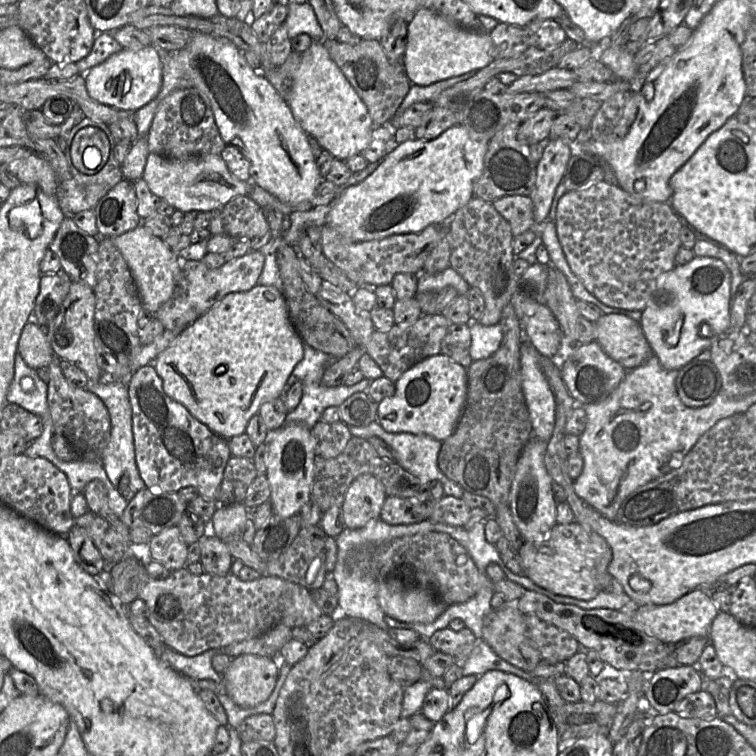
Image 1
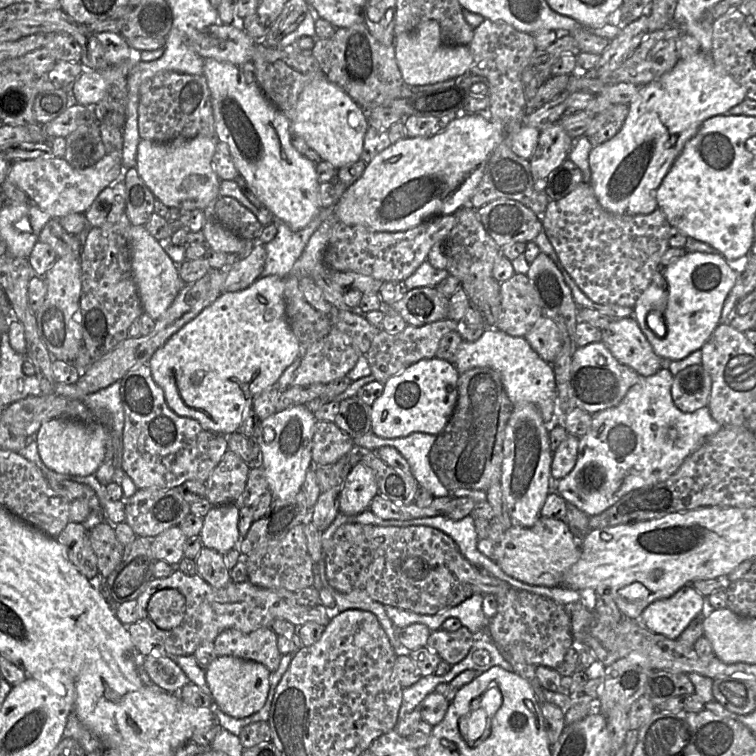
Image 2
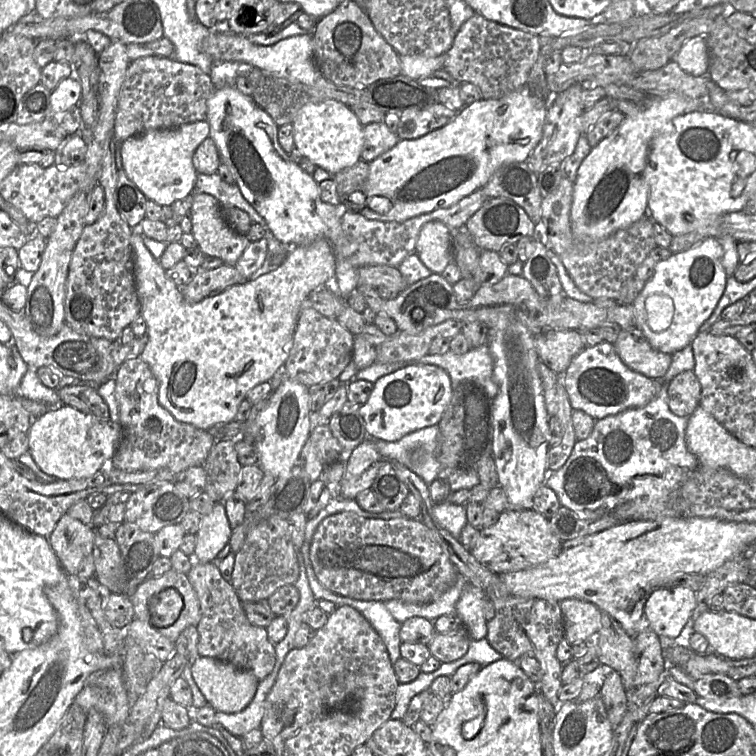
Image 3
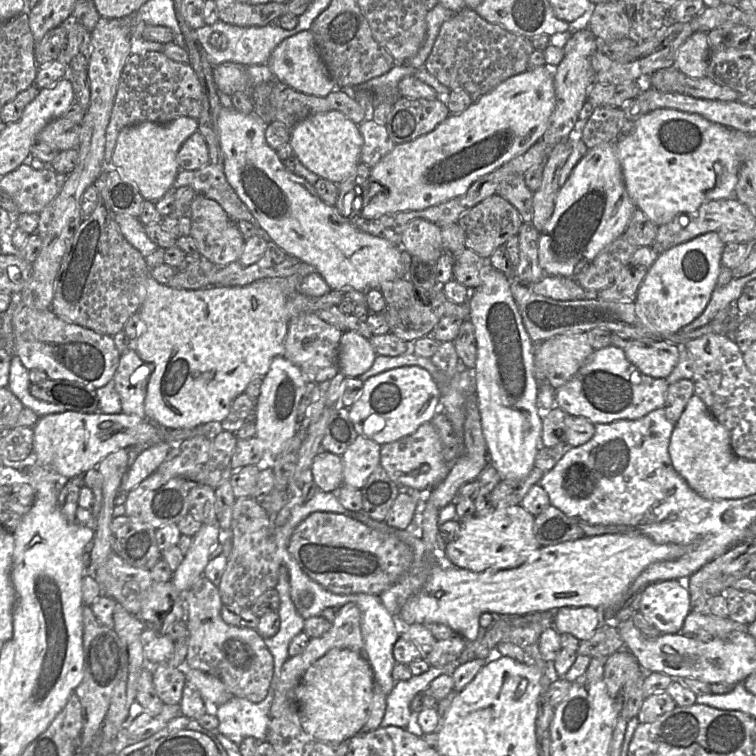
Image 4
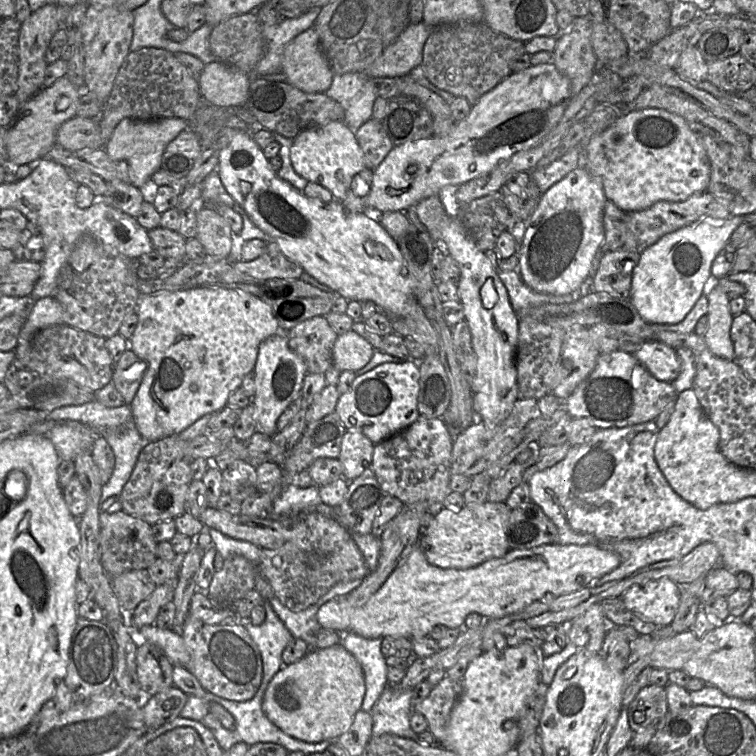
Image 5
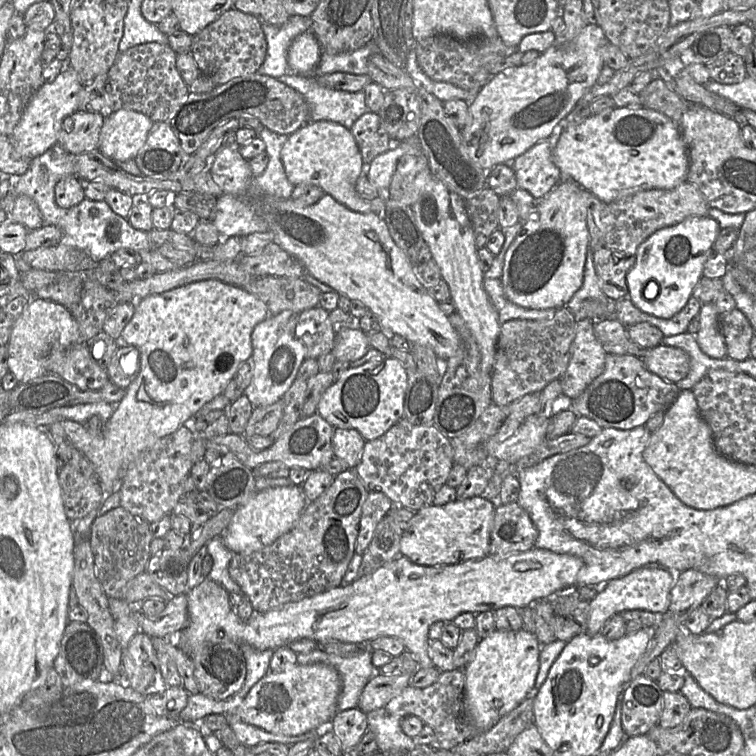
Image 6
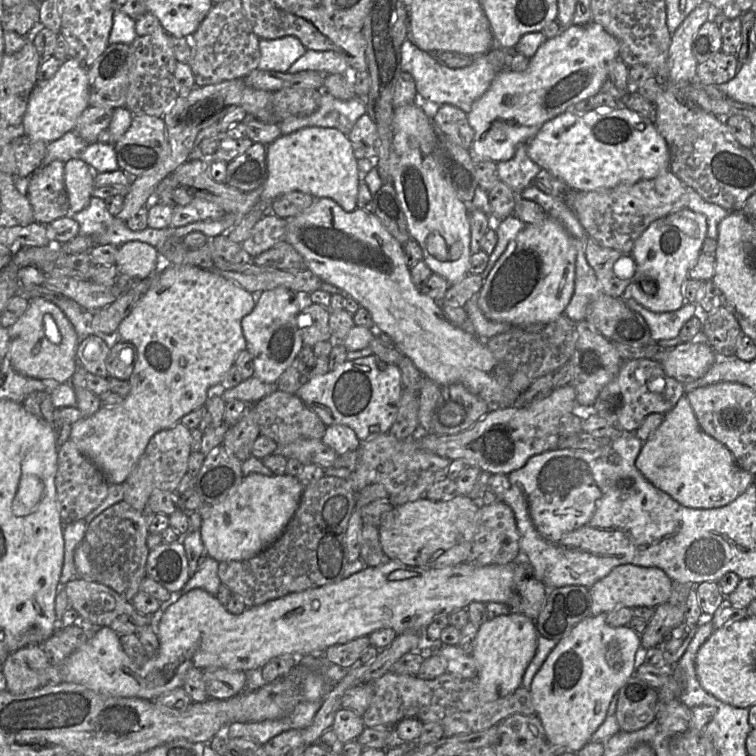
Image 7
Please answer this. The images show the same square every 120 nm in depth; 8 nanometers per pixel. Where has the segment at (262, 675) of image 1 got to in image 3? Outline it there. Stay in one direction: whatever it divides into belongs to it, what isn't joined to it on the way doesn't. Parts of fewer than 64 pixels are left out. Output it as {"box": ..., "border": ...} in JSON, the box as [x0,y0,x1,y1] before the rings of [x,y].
{"box":[189,657,260,714],"border":[[[198,657],[189,664],[193,679],[208,705],[218,712],[231,714],[245,709],[252,701],[260,682],[252,673],[215,658]]]}

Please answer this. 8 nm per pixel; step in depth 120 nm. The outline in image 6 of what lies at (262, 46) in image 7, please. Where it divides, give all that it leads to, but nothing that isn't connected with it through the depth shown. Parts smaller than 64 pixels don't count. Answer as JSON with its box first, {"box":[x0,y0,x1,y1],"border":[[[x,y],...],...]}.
{"box":[257,16,311,79],"border":[[[292,16],[280,26],[262,23],[261,28],[266,39],[267,52],[257,72],[278,79],[290,72],[287,61],[288,48],[295,37],[311,31],[310,17]]]}

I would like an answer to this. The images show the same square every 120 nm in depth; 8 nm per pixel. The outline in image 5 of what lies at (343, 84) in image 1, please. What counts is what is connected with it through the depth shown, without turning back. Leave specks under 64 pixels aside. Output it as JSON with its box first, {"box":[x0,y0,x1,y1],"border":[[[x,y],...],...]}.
{"box":[290,120,365,202],"border":[[[339,120],[312,124],[301,130],[292,139],[290,160],[298,175],[308,182],[322,185],[340,202],[346,196],[352,177],[365,169],[364,155],[355,131]]]}

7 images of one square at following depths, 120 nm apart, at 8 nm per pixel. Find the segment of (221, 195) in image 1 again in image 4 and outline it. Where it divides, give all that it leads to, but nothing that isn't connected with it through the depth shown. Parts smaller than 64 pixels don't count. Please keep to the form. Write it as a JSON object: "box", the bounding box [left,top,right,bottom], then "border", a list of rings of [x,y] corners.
{"box":[108,117,198,202],"border":[[[178,117],[167,123],[142,122],[126,127],[119,133],[108,167],[117,169],[132,181],[145,200],[156,202],[173,184],[180,172],[177,154],[182,144],[198,131],[198,120],[191,117]]]}

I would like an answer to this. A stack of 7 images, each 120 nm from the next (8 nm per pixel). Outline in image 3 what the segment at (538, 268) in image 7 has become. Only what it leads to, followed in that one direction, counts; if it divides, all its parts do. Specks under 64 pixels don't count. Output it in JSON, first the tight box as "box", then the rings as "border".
{"box":[570,94,705,242],"border":[[[670,94],[663,97],[649,97],[642,104],[637,104],[638,108],[636,114],[625,116],[622,123],[609,136],[604,138],[602,141],[599,142],[599,144],[597,144],[595,147],[591,149],[590,153],[582,161],[577,171],[577,178],[573,186],[573,201],[570,211],[570,222],[571,222],[571,230],[577,239],[580,239],[581,241],[599,242],[610,237],[614,233],[629,227],[630,225],[634,224],[635,222],[639,221],[641,218],[646,216],[648,208],[649,186],[644,176],[644,170],[647,164],[647,158],[651,141],[668,124],[671,124],[673,119],[676,118],[677,116],[684,115],[694,111],[704,111],[703,110],[704,100],[705,99],[693,99],[679,94]]]}

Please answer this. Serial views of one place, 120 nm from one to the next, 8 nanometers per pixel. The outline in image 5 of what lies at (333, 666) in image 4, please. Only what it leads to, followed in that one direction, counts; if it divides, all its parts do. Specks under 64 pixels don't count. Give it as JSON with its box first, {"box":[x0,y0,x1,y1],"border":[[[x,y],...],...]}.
{"box":[262,643,365,742],"border":[[[340,643],[324,649],[309,651],[298,661],[283,665],[271,679],[262,701],[267,718],[287,735],[306,742],[336,741],[348,731],[355,714],[361,710],[365,696],[362,666]]]}

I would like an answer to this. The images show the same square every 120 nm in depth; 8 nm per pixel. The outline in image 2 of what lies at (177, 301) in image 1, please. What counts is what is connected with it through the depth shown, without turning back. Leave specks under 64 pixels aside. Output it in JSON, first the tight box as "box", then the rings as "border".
{"box":[223,245,267,292],"border":[[[257,245],[241,260],[227,269],[227,276],[223,284],[223,292],[243,290],[252,285],[264,270],[267,253],[265,245]]]}

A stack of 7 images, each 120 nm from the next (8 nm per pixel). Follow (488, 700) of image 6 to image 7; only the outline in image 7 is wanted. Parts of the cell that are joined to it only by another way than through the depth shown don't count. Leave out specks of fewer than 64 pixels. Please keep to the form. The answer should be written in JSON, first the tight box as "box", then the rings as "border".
{"box":[471,613,539,700],"border":[[[509,613],[487,619],[478,627],[471,656],[478,668],[476,682],[488,700],[506,697],[522,687],[523,675],[535,656],[539,635],[535,622],[523,613]]]}

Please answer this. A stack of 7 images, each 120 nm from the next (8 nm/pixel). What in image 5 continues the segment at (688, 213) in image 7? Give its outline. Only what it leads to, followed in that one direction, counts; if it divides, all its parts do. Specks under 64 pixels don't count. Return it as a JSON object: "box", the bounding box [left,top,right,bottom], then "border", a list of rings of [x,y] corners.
{"box":[630,216,744,324],"border":[[[743,216],[728,219],[703,219],[673,233],[663,236],[640,256],[633,270],[630,300],[642,319],[648,324],[678,324],[694,307],[703,294],[703,288],[711,275],[711,265],[724,248],[734,230],[744,223]]]}

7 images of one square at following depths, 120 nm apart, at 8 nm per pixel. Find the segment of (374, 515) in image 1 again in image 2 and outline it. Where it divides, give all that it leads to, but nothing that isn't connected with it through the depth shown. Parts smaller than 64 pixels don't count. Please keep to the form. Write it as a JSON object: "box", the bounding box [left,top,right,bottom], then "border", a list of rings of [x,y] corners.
{"box":[339,463,379,516],"border":[[[358,463],[349,472],[339,493],[340,512],[354,516],[368,510],[372,499],[379,494],[374,471]]]}

